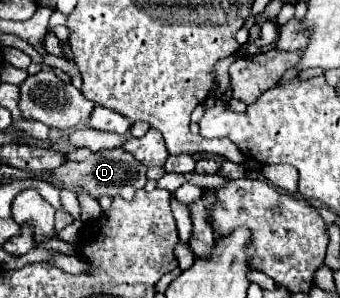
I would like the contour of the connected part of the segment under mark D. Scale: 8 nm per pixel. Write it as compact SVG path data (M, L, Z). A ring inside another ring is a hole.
M78 148L68 154L66 162L60 168L56 168L48 180L58 182L62 188L72 190L72 192L74 192L74 186L82 186L94 198L100 198L100 196L114 198L118 194L118 196L132 200L134 192L144 188L146 184L146 166L136 162L136 158L130 152L120 150L120 148L104 150L104 152L92 152L88 148Z

